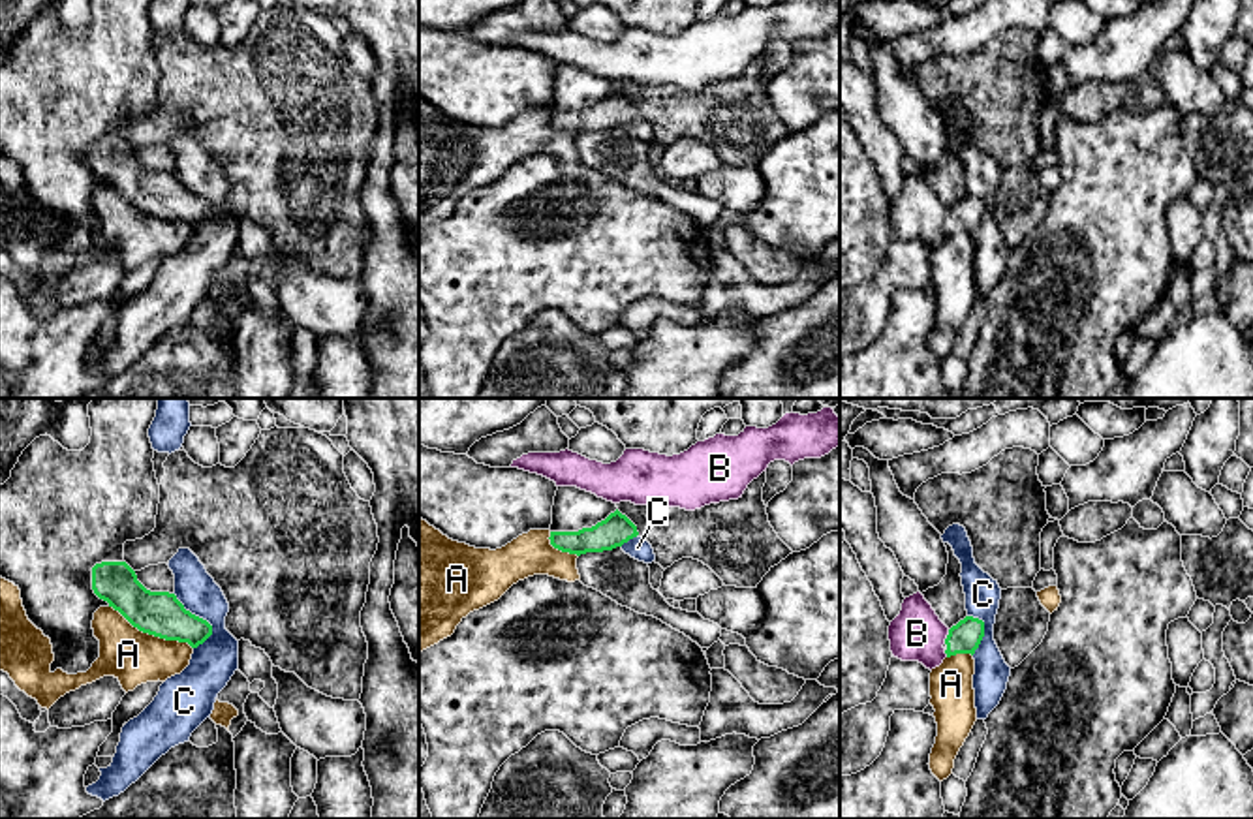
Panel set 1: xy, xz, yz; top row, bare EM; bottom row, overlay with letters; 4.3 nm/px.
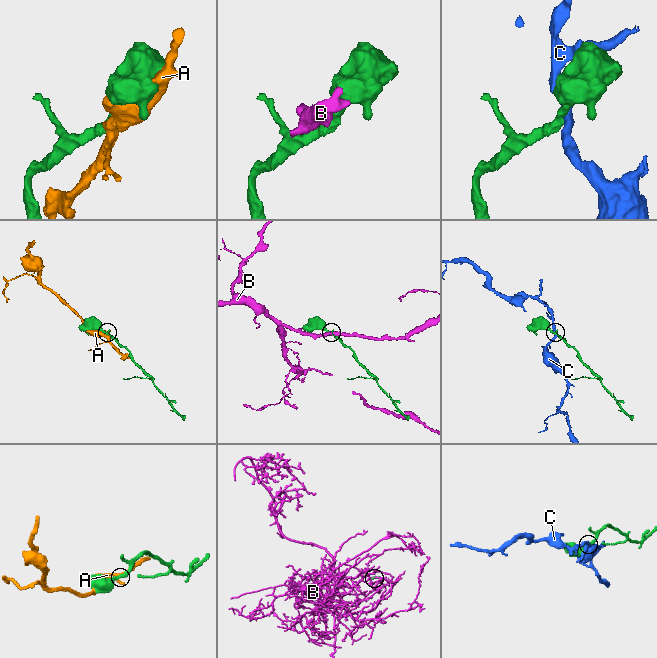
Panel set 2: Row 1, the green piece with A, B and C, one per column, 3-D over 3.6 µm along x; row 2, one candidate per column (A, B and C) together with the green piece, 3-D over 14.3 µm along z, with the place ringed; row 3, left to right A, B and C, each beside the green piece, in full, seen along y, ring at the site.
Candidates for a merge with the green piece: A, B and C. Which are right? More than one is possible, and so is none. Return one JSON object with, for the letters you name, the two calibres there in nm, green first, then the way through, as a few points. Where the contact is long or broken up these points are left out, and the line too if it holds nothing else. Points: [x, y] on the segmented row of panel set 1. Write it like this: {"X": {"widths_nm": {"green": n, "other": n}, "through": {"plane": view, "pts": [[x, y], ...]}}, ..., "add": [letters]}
{"add": []}

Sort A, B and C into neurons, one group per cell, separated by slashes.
A / B / C

